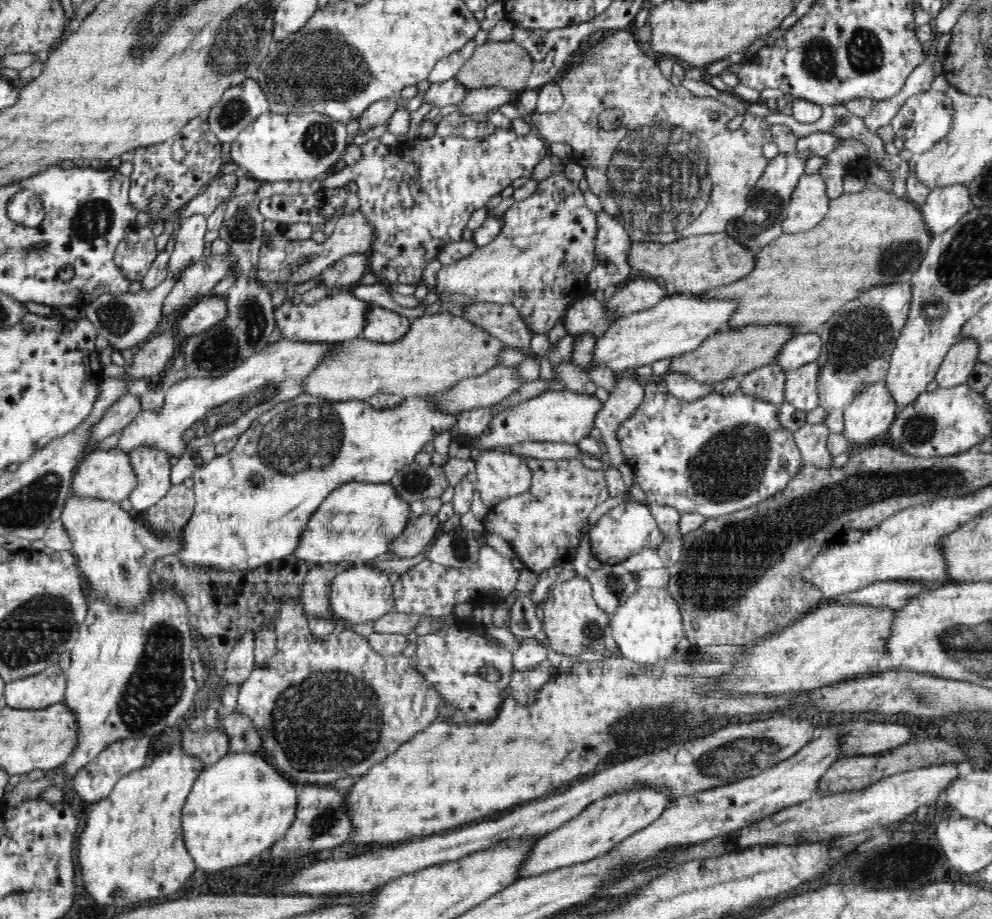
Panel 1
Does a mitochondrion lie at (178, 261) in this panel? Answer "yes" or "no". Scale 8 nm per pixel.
no

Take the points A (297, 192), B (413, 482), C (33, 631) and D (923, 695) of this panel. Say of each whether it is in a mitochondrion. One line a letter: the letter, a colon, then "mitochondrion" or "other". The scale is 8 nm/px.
A: other
B: mitochondrion
C: mitochondrion
D: mitochondrion

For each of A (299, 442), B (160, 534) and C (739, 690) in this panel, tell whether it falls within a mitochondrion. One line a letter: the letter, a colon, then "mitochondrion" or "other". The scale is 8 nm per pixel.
A: mitochondrion
B: other
C: other

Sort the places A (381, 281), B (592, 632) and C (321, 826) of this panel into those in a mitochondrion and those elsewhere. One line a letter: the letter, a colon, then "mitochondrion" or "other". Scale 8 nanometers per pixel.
A: other
B: mitochondrion
C: mitochondrion

